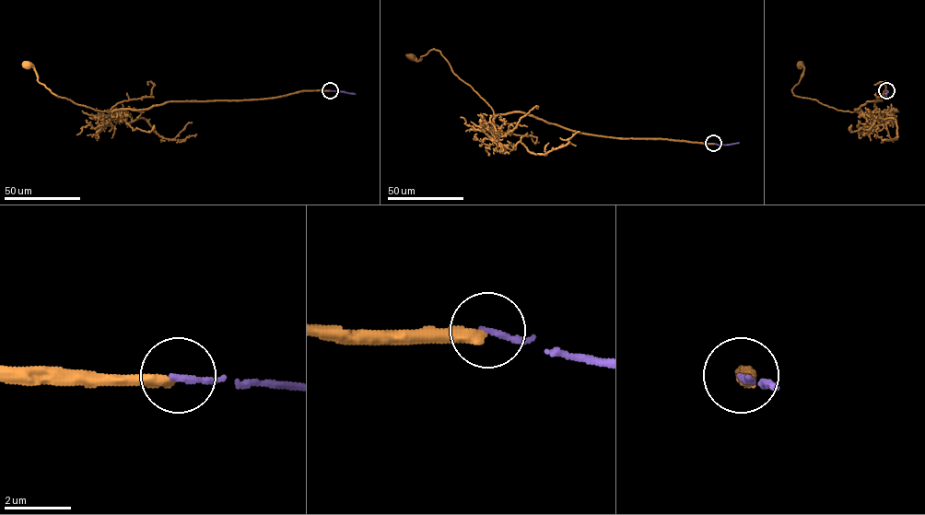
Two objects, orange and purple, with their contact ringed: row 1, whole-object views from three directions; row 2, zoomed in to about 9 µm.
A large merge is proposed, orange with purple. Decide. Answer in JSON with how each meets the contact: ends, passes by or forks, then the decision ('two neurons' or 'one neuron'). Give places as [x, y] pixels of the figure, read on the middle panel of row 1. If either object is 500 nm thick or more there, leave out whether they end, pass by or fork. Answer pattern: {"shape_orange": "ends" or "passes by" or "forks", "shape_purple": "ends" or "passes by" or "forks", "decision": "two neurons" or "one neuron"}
{"shape_orange": "ends", "shape_purple": "ends", "decision": "two neurons"}

